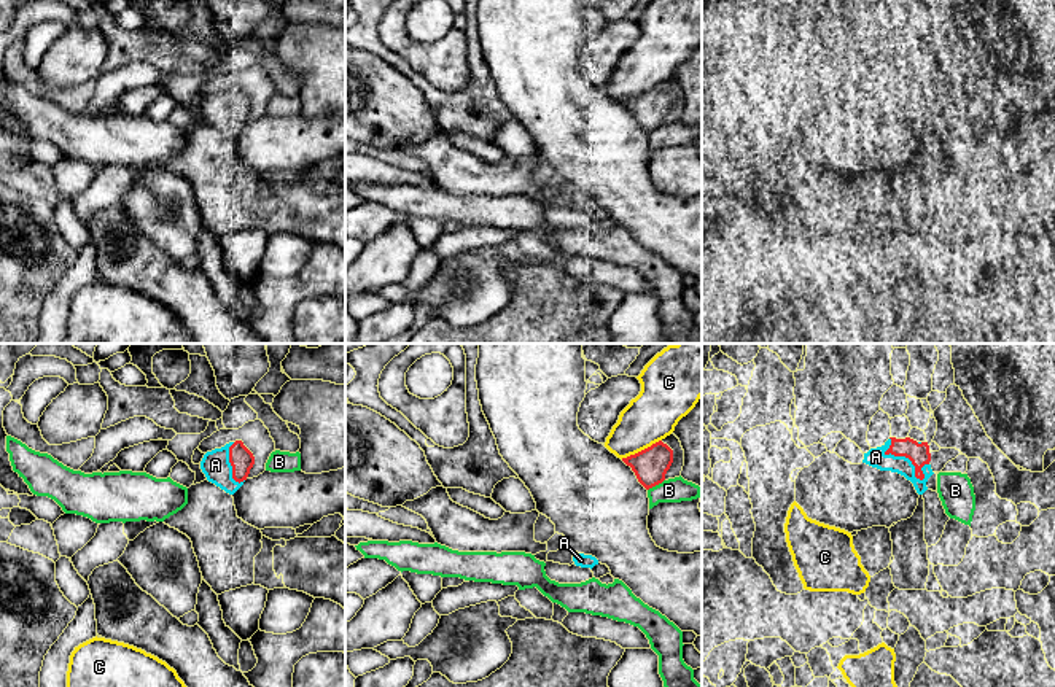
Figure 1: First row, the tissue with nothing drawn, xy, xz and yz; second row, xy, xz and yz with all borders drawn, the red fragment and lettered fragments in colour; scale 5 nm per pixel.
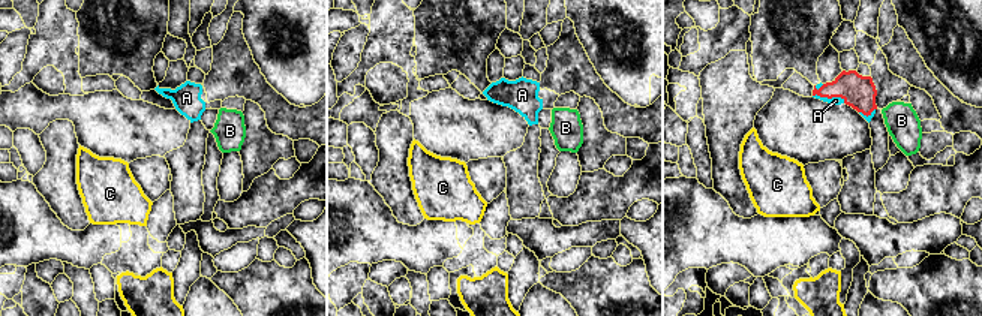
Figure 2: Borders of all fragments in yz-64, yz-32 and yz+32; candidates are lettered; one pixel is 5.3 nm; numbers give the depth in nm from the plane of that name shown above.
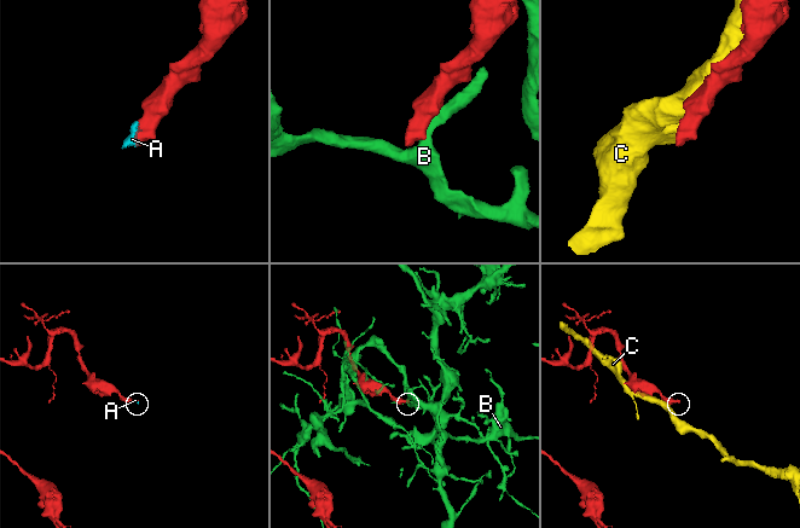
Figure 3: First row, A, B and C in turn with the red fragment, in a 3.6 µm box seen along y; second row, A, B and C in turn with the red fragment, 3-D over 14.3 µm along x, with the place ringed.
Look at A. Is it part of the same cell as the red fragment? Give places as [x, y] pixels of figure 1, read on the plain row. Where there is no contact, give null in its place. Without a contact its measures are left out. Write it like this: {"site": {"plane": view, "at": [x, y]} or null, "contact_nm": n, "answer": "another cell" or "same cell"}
{"site": {"plane": "yz", "at": [901, 99]}, "contact_nm": 280, "answer": "same cell"}

